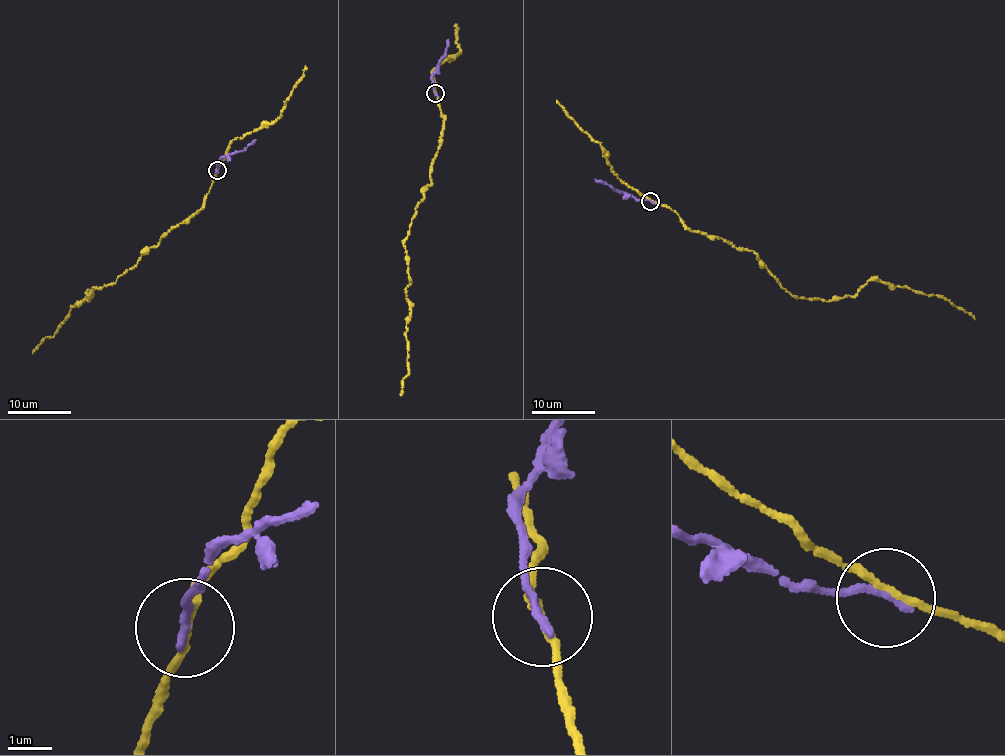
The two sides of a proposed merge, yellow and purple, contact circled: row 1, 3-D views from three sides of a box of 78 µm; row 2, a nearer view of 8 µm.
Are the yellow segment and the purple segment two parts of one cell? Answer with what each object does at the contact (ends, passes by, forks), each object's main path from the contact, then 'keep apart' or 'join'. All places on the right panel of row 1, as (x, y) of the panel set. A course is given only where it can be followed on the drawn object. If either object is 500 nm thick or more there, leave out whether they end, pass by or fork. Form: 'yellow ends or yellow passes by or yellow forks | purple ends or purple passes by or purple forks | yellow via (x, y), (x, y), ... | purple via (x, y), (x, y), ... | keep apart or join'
yellow passes by | purple ends | yellow via (650, 200), (692, 230), (754, 251), (792, 296), (829, 302), (872, 280), (940, 296), (974, 319) | purple via (650, 202), (613, 190), (595, 179) | keep apart

